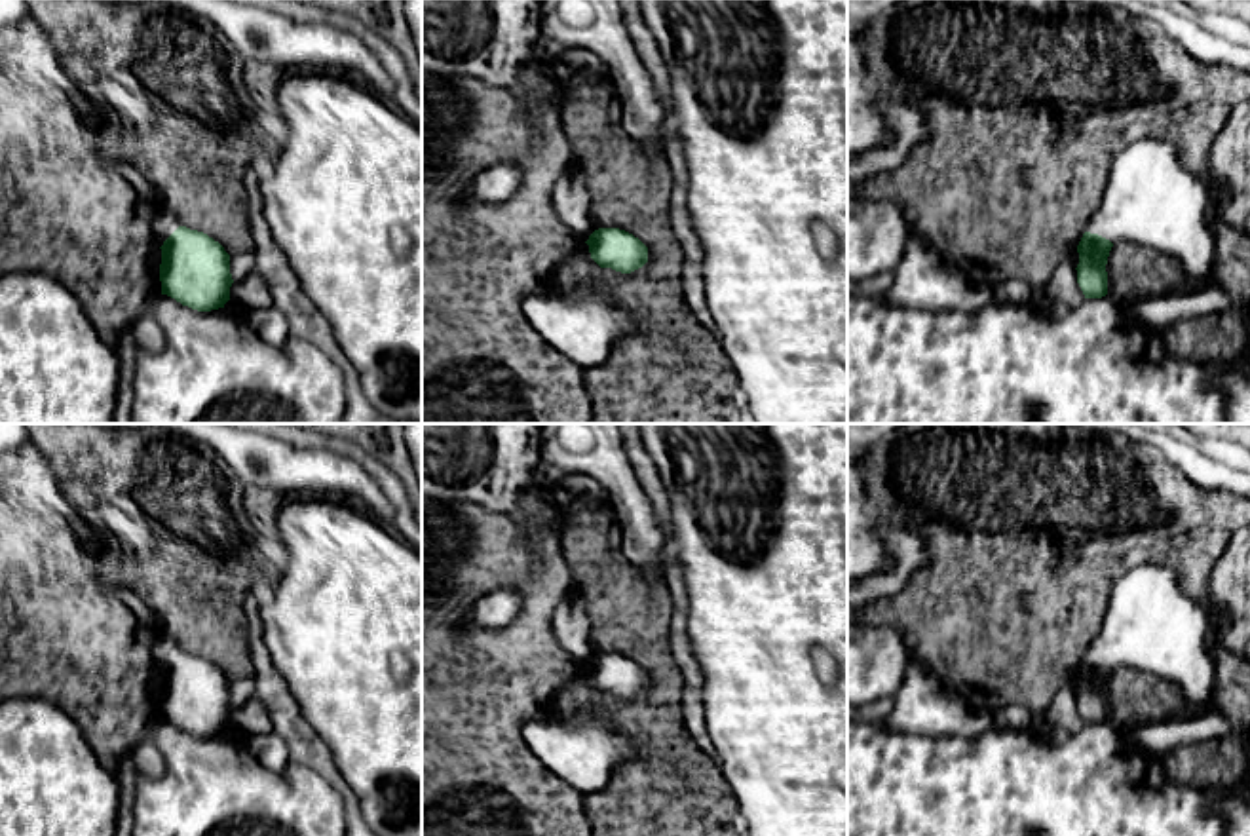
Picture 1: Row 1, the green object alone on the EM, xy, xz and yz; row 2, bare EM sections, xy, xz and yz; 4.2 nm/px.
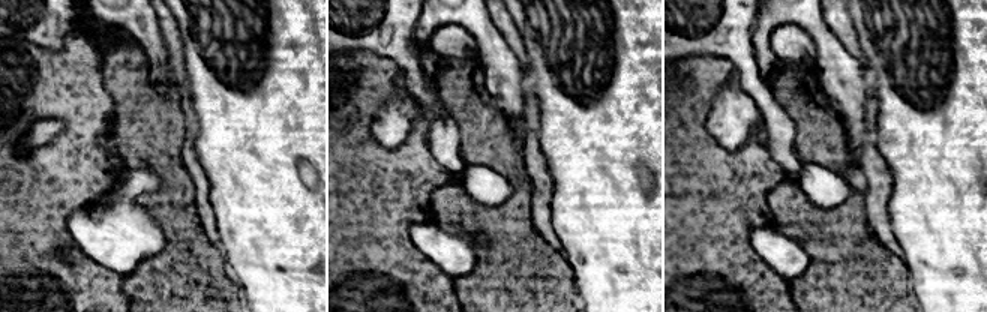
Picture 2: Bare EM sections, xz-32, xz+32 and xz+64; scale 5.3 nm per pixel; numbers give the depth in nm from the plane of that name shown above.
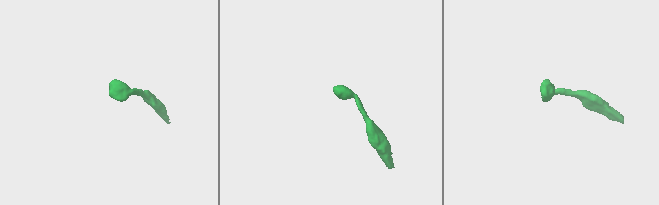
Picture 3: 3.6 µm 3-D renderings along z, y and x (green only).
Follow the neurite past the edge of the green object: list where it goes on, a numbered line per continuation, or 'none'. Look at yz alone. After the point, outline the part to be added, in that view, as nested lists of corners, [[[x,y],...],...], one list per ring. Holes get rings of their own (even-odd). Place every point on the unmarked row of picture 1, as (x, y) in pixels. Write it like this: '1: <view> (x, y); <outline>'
1: yz (1152, 624); [[[1144,564],[1113,585],[1087,657],[1178,686],[1184,705],[1172,718],[1187,720],[1208,712],[1212,629],[1206,606],[1184,591],[1172,568]]]

